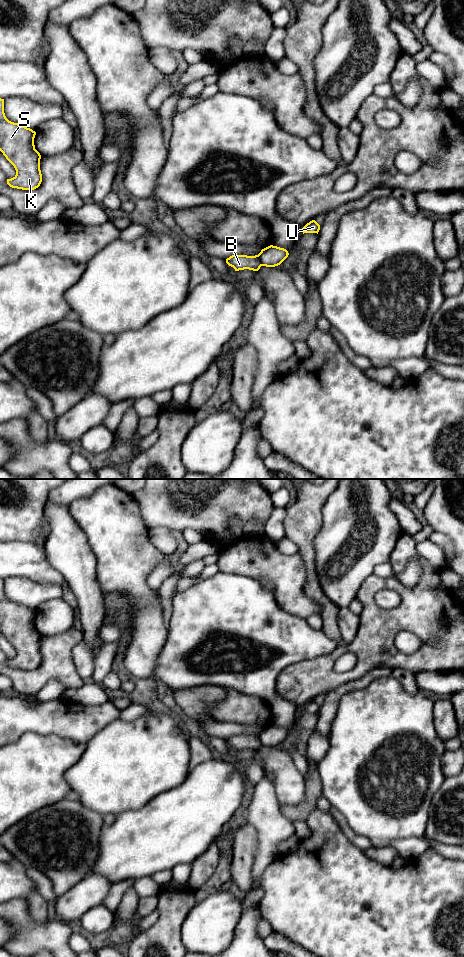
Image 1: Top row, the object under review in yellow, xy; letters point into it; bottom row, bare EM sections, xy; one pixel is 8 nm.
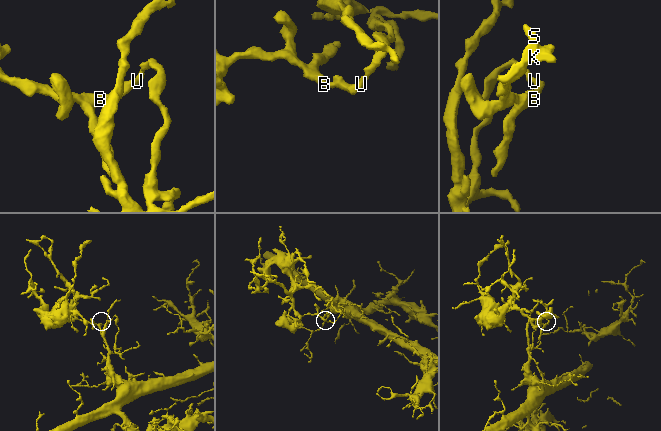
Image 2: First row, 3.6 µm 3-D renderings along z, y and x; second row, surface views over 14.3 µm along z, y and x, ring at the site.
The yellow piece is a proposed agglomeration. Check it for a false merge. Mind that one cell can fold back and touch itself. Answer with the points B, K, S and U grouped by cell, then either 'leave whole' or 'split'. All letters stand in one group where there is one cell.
groups B K S / U; split

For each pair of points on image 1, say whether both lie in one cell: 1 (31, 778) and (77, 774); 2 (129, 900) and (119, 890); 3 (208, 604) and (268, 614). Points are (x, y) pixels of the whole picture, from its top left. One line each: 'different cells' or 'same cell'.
1: different cells
2: different cells
3: same cell

